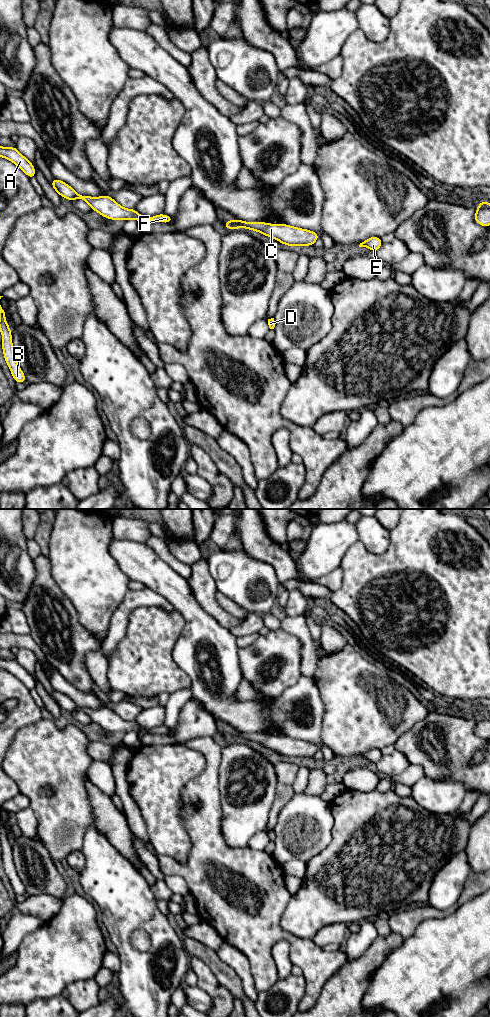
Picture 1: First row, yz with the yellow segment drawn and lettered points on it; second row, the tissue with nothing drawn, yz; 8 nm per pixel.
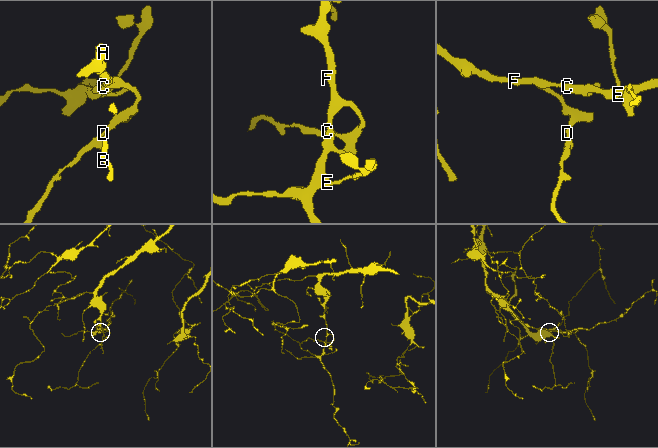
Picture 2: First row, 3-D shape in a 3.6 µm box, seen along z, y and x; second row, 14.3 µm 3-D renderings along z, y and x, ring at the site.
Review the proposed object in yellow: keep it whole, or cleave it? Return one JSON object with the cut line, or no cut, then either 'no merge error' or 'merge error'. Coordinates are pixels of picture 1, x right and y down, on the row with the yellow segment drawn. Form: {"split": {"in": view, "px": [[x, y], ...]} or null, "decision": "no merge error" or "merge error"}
{"split": null, "decision": "no merge error"}

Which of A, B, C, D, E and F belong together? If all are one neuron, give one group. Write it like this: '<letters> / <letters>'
A B C D E F

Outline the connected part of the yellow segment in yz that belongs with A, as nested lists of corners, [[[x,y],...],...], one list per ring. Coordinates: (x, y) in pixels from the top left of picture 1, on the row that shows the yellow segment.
[[[0,146],[0,157],[6,158],[18,166],[29,178],[35,178],[34,165],[18,151],[16,147]]]

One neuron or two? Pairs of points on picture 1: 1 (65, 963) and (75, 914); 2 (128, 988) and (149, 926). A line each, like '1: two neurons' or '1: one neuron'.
1: one neuron
2: one neuron

